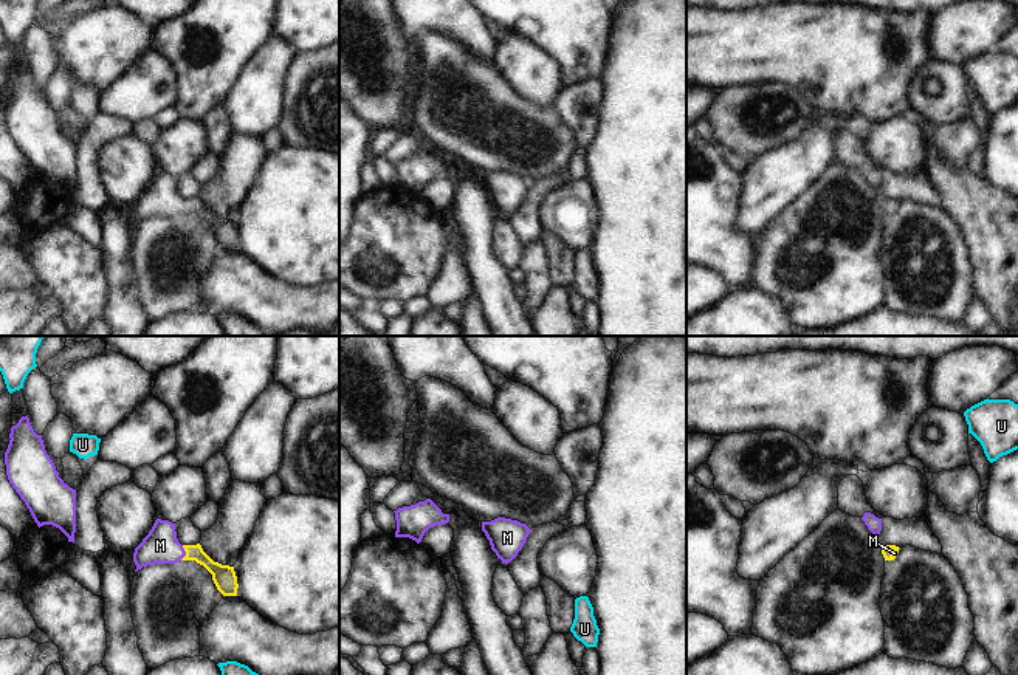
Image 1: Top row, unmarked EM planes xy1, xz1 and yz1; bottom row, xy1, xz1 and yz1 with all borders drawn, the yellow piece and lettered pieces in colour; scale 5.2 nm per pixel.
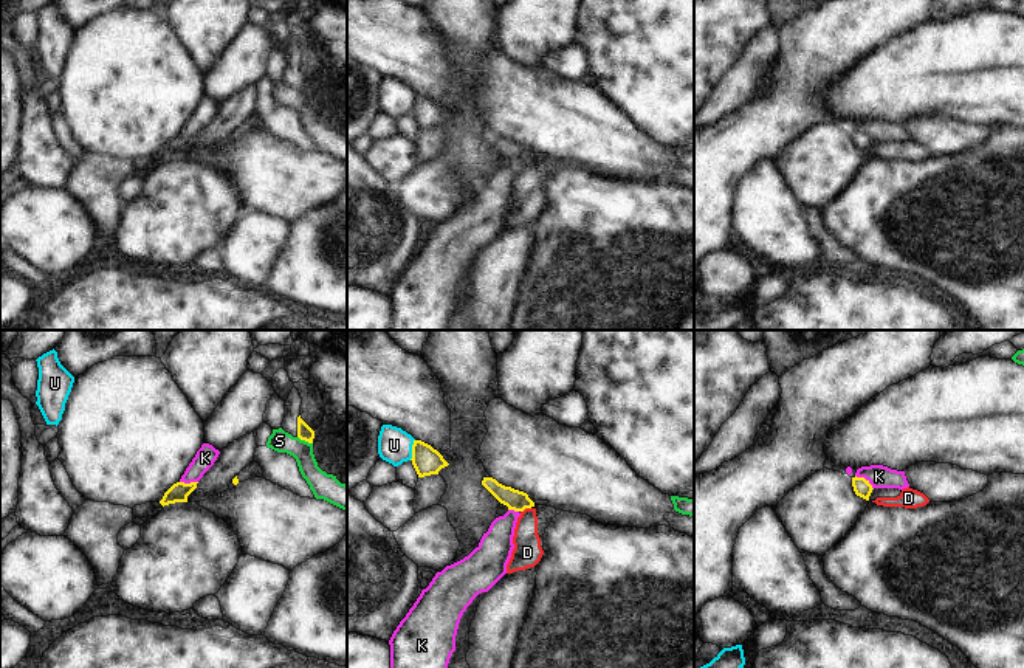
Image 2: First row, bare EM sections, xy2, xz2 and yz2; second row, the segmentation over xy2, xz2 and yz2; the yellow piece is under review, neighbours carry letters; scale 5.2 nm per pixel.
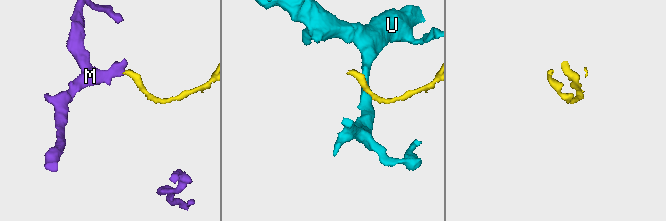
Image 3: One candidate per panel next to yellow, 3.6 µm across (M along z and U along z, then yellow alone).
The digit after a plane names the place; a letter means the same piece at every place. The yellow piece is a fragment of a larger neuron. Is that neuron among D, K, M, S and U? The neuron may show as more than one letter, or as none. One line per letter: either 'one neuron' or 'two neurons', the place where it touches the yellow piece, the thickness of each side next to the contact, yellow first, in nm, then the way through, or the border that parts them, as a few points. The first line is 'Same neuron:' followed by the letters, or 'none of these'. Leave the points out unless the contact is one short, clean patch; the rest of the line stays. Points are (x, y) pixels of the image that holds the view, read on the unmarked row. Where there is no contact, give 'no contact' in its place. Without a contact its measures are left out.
Same neuron: M
D: two neurons | xz2 (525, 160) | 110/150 nm | along xz2 (530, 160), (521, 165)
K: two neurons | yz2 (865, 132) | 90/120 nm
M: one neuron | xy1 (186, 206) | 120/180 nm | across xy1 (223, 229), (196, 206), (186, 206), (171, 205), (160, 198)
S: two neurons | xy2 (305, 93) | 80/130 nm | along xy2 (298, 89), (312, 96)
U: two neurons | xz2 (412, 103) | 150/180 nm | along xz2 (414, 92), (409, 112)

